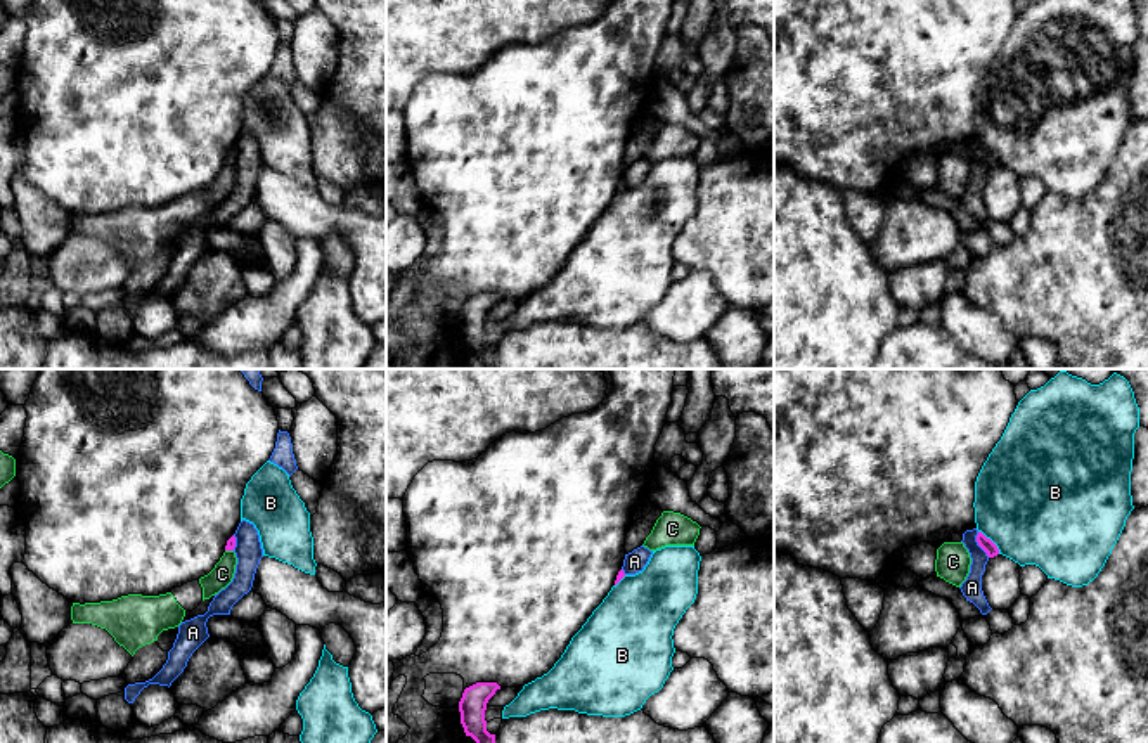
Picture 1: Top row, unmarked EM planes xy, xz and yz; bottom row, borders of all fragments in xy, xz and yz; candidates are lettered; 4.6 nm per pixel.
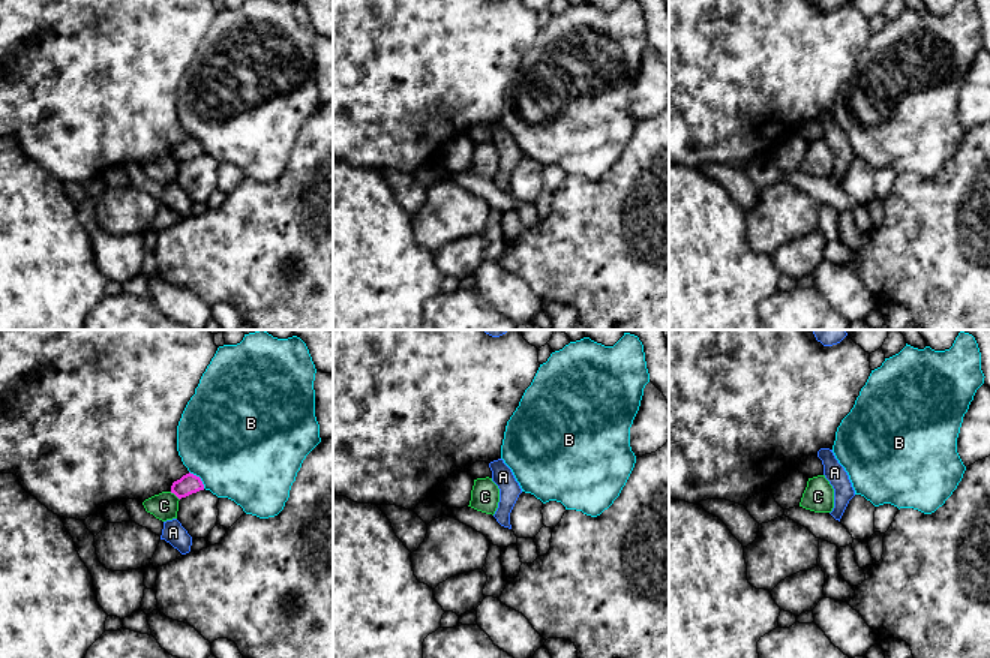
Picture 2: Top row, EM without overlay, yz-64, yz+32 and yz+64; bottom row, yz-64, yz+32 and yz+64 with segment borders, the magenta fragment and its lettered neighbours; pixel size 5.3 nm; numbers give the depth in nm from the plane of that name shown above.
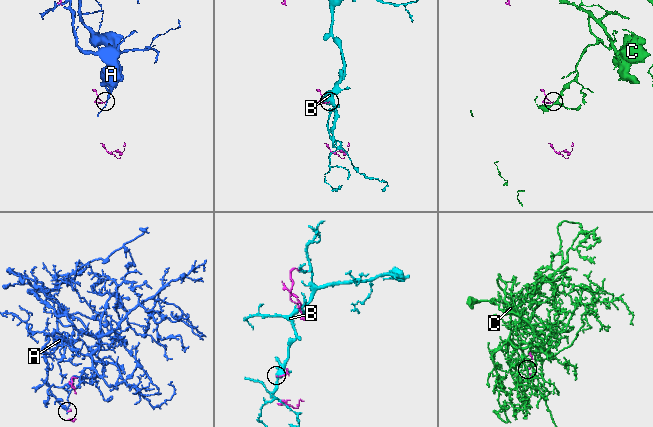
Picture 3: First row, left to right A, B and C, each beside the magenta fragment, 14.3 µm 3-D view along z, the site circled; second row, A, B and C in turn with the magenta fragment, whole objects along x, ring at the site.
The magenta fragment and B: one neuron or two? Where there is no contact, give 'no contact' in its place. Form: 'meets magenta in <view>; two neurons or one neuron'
meets magenta in yz; one neuron

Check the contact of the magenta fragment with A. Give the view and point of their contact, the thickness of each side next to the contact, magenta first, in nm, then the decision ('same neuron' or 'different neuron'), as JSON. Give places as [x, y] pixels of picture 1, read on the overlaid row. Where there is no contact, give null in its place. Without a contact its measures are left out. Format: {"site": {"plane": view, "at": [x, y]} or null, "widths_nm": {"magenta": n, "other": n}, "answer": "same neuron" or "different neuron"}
{"site": {"plane": "yz", "at": [979, 544]}, "widths_nm": {"magenta": 60, "other": 100}, "answer": "different neuron"}

